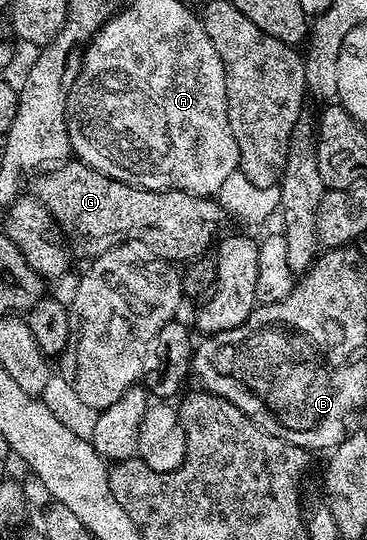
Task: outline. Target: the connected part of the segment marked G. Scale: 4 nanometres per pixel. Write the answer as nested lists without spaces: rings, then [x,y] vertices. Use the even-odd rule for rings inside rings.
[[[78,161],[64,162],[43,174],[38,176],[40,179],[35,183],[34,198],[45,205],[54,226],[61,231],[63,227],[64,233],[72,235],[79,243],[119,245],[124,241],[131,241],[127,239],[144,239],[160,259],[190,261],[208,254],[207,246],[216,242],[220,234],[219,226],[225,219],[225,212],[218,198],[193,195],[189,191],[146,191],[144,187],[131,187],[113,177],[105,177],[105,173],[97,173],[97,169]]]

